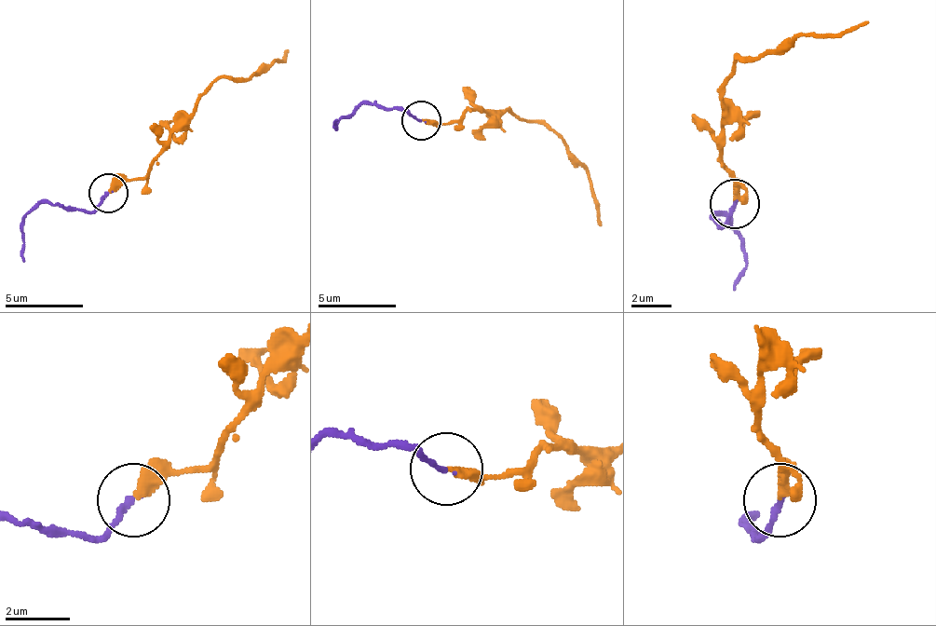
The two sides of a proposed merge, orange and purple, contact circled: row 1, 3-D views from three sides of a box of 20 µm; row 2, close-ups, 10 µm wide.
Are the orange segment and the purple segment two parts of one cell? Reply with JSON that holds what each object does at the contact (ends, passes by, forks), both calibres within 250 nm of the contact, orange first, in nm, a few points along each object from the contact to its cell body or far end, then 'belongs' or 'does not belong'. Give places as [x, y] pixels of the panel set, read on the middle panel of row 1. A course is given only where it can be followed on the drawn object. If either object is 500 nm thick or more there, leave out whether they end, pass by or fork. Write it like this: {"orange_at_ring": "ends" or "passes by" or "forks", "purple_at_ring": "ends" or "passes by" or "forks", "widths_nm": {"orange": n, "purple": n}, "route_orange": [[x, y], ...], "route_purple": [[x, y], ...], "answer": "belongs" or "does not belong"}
{"orange_at_ring": "ends", "purple_at_ring": "ends", "widths_nm": {"orange": 320, "purple": 170}, "route_orange": [[422, 119], [454, 123], [465, 111], [508, 111], [532, 123], [543, 123], [587, 173], [594, 209], [603, 224]], "route_purple": [[422, 119], [402, 107], [359, 103], [336, 127], [336, 119]], "answer": "belongs"}

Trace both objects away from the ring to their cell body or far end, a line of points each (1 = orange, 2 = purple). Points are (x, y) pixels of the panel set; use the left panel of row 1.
1: (109, 192), (141, 181), (148, 172), (152, 157), (219, 78), (258, 74), (274, 59), (281, 59), (290, 51)
2: (109, 192), (89, 211), (38, 204), (23, 220), (23, 263)

